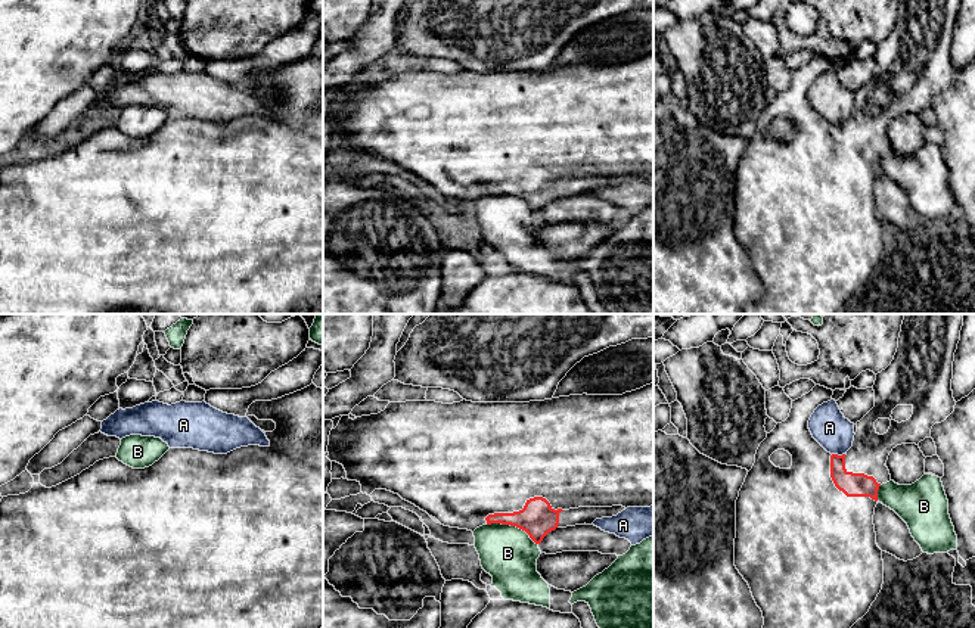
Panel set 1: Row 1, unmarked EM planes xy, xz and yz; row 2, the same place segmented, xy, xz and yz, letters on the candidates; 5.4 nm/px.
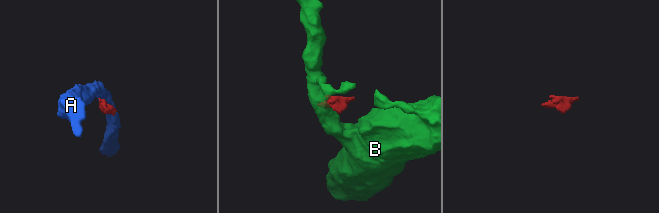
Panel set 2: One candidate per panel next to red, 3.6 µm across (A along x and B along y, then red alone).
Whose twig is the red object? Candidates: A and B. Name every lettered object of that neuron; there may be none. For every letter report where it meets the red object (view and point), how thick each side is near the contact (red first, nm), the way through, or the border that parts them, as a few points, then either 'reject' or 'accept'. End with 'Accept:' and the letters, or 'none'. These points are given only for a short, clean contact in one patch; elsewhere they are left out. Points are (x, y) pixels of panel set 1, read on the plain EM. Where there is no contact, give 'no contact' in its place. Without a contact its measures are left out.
A: meets red in yz at (837, 124); 130 nm thick on the red side, 200 nm on the other; border along yz (832, 123), (844, 124); reject
B: meets red in xz at (512, 195); 200 nm thick on the red side, 300 nm on the other; border along xz (486, 193), (515, 195), (537, 214); reject
Accept: none

